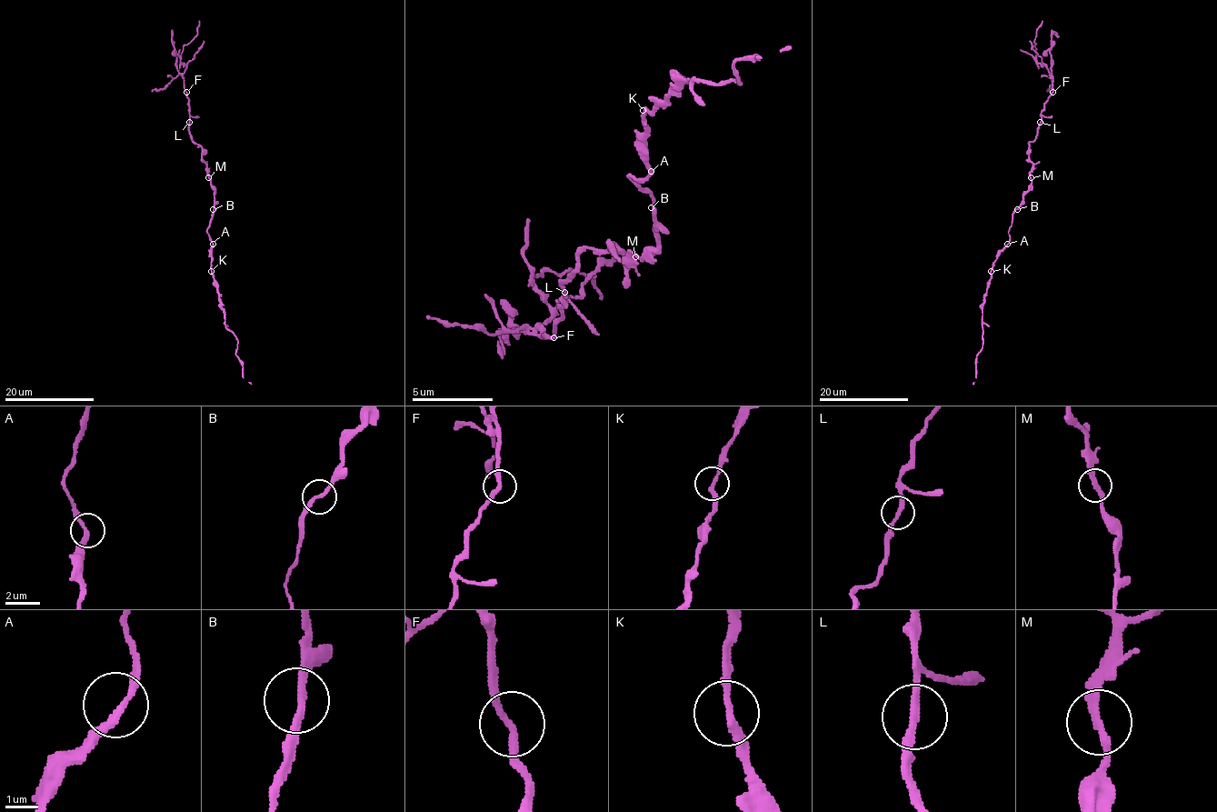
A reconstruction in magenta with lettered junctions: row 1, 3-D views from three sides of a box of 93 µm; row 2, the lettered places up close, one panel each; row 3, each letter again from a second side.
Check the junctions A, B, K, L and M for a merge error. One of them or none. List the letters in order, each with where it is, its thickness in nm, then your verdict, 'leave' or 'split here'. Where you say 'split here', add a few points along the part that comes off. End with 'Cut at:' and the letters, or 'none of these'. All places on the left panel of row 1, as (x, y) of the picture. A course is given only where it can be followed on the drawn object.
A: at (213, 244); 220 nm thick; leave
B: at (213, 209); 200 nm thick; leave
K: at (211, 271); 200 nm thick; leave
L: at (189, 122); 220 nm thick; split here; foreign part runs (190, 122), (187, 93), (184, 88), (185, 66), (181, 62), (181, 53), (197, 34), (198, 20)
M: at (208, 177); 220 nm thick; leave
Cut at: L

